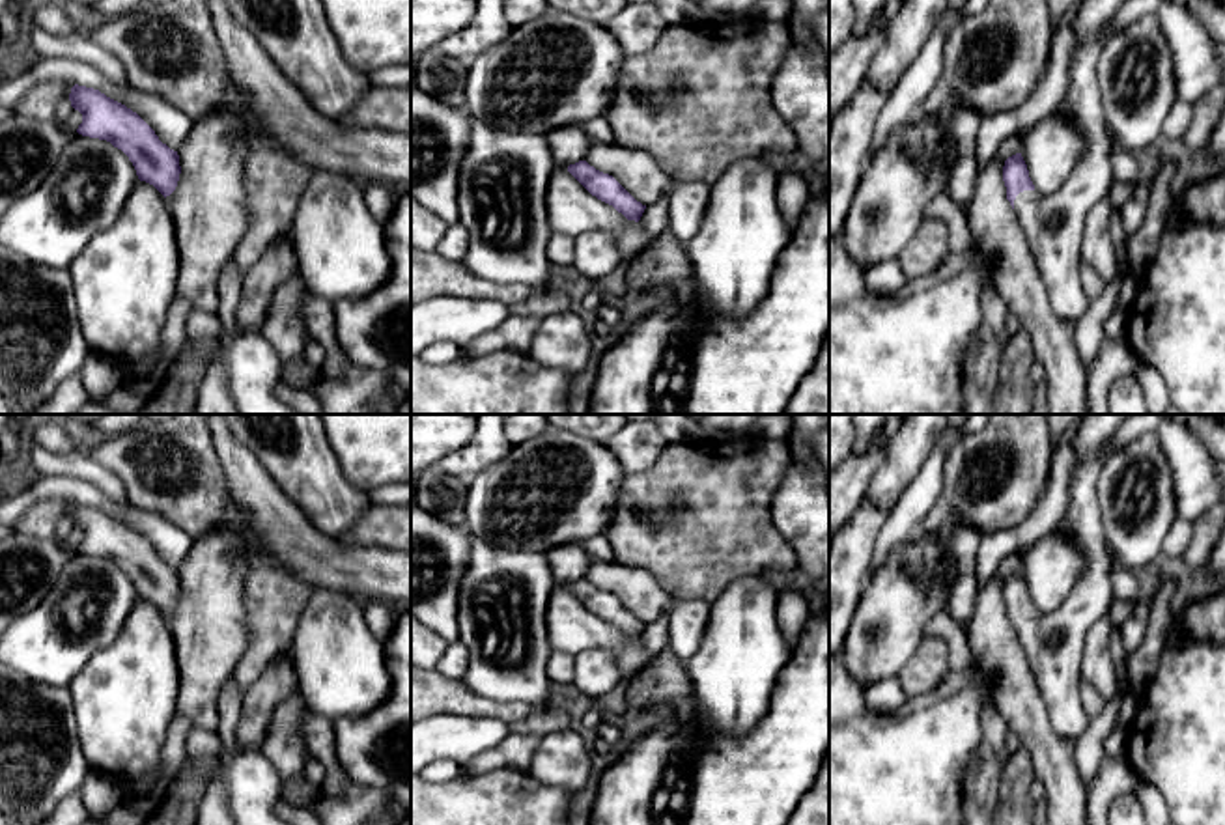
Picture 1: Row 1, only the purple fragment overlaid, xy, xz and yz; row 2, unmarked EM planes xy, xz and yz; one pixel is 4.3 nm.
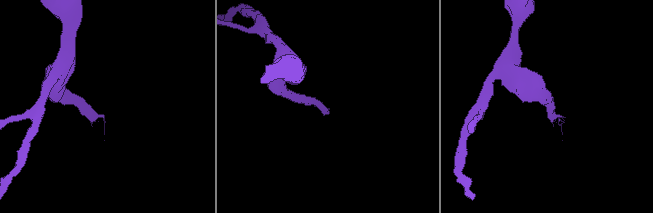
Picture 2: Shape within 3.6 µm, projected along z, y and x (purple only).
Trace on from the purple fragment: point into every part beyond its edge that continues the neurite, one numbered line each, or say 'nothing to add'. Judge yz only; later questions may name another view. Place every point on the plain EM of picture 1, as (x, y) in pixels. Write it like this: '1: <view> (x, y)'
1: yz (1054, 643)

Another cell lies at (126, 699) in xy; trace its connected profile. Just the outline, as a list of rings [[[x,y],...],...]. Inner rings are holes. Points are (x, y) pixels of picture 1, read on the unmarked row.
[[[138,599],[118,638],[69,683],[92,769],[123,782],[151,776],[177,717],[177,659],[166,616]]]

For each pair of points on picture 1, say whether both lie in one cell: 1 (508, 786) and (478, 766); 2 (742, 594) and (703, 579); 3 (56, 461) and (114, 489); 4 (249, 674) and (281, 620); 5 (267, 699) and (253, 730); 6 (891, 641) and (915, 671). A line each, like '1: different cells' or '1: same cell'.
1: different cells
2: different cells
3: same cell
4: same cell
5: same cell
6: different cells

